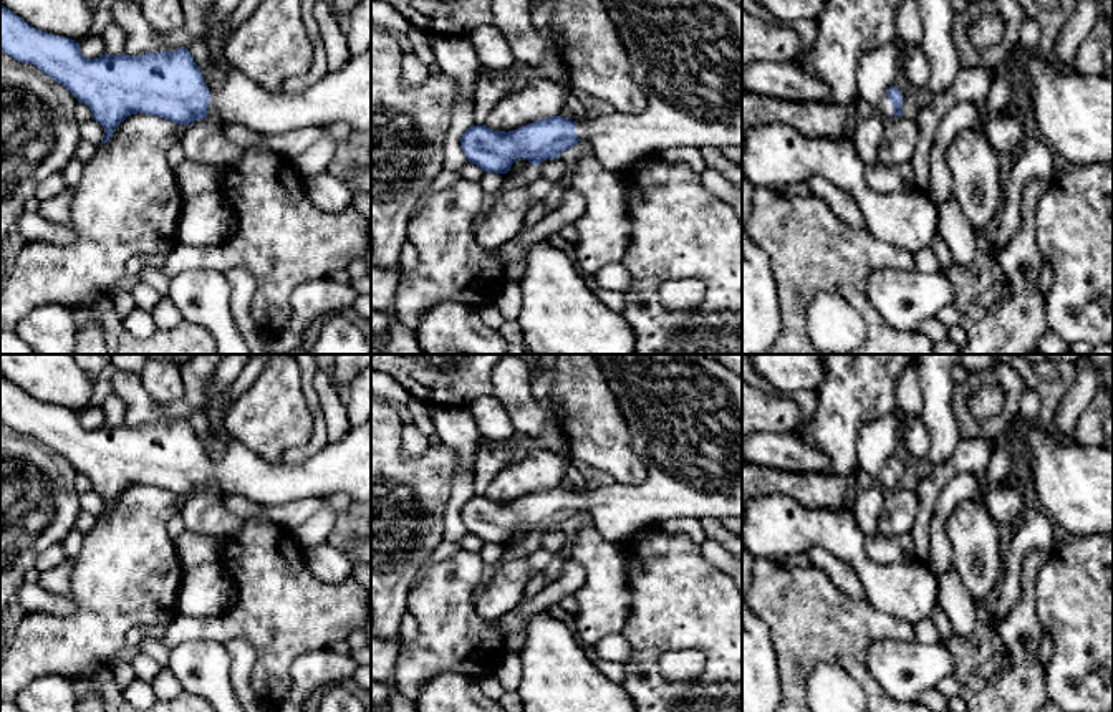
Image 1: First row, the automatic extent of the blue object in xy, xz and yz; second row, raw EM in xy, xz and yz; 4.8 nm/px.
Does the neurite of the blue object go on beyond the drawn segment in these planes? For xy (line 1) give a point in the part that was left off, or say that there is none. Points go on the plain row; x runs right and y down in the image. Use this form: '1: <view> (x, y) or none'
1: xy (337, 476)

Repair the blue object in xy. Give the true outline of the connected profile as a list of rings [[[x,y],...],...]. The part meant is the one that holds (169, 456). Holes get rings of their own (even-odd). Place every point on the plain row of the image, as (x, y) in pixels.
[[[0,374],[0,421],[17,432],[36,437],[63,455],[78,474],[84,474],[93,490],[104,498],[101,515],[109,512],[128,487],[137,483],[184,497],[214,487],[224,493],[224,505],[235,517],[250,520],[265,515],[288,532],[321,507],[341,515],[353,503],[371,505],[371,417],[353,426],[340,440],[328,440],[323,449],[308,452],[303,464],[263,462],[238,440],[229,442],[222,460],[210,464],[187,419],[137,427],[104,424],[86,431],[75,411],[36,401]]]

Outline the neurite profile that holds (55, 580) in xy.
[[[66,558],[63,563],[50,568],[40,575],[36,581],[43,589],[53,594],[71,594],[71,571],[75,566],[76,558]]]

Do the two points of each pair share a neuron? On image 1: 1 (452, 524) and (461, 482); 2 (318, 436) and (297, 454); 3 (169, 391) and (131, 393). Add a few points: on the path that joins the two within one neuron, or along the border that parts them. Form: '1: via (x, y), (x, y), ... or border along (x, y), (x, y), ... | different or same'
1: via (452, 514), (461, 492) | same
2: via (315, 441), (302, 452) | same
3: border along (138, 375), (163, 404), (186, 391) | different

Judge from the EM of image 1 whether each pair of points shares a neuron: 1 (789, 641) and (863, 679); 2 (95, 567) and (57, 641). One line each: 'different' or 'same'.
1: same
2: same

